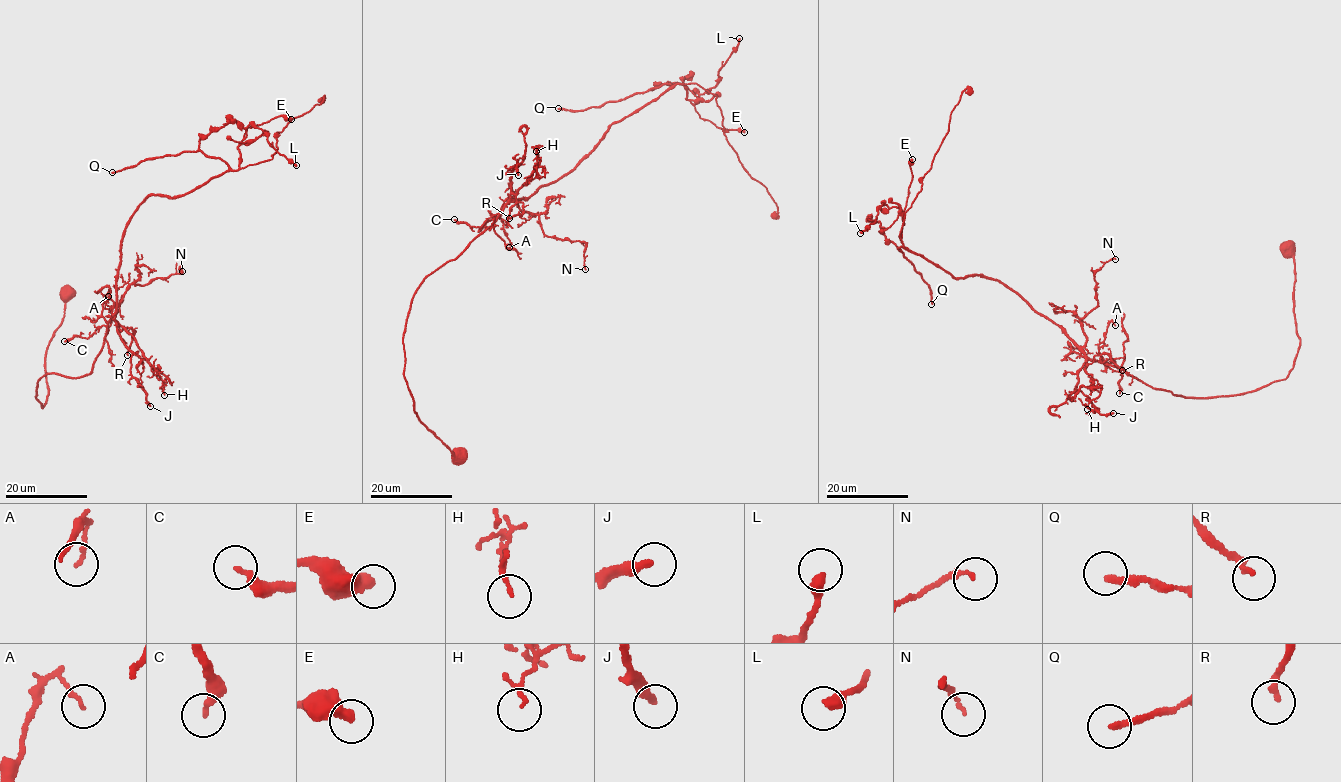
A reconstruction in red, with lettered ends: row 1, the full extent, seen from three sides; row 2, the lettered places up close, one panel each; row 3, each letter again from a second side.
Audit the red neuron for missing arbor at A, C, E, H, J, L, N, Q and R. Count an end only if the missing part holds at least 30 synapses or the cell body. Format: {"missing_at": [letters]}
{"missing_at": ["Q"]}

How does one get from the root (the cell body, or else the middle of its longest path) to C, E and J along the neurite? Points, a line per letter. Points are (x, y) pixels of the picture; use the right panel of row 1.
C: (1286, 248), (1294, 265), (1300, 348), (1285, 379), (1199, 398), (1153, 388), (1104, 363), (1122, 375), (1119, 393)
E: (1286, 248), (1290, 373), (1173, 395), (1090, 359), (998, 280), (905, 248), (912, 159)
J: (1286, 248), (1294, 265), (1300, 348), (1285, 379), (1199, 398), (1086, 360), (1075, 390), (1100, 414), (1113, 413)

